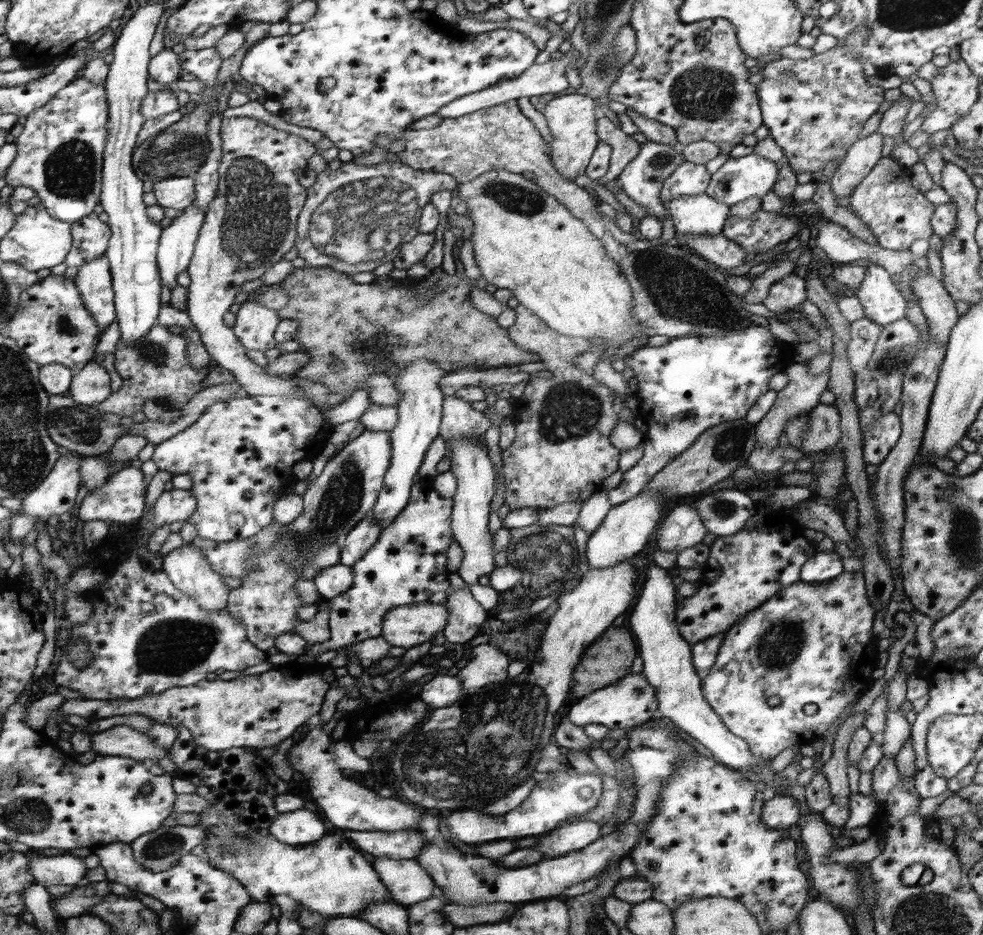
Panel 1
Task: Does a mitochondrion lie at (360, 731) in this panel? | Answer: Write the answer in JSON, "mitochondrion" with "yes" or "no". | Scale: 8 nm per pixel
{"mitochondrion":"no"}

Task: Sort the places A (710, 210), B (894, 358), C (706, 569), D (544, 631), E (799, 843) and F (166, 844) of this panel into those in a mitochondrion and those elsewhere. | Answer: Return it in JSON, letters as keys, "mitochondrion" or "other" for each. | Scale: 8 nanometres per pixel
{"A":"other","B":"mitochondrion","C":"other","D":"other","E":"other","F":"mitochondrion"}

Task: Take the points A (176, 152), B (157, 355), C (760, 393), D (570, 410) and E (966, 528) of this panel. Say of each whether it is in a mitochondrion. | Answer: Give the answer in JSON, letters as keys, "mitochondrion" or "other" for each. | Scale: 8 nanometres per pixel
{"A":"mitochondrion","B":"mitochondrion","C":"other","D":"mitochondrion","E":"mitochondrion"}

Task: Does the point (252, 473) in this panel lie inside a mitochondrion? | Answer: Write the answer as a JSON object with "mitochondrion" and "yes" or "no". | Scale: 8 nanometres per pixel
{"mitochondrion":"no"}

